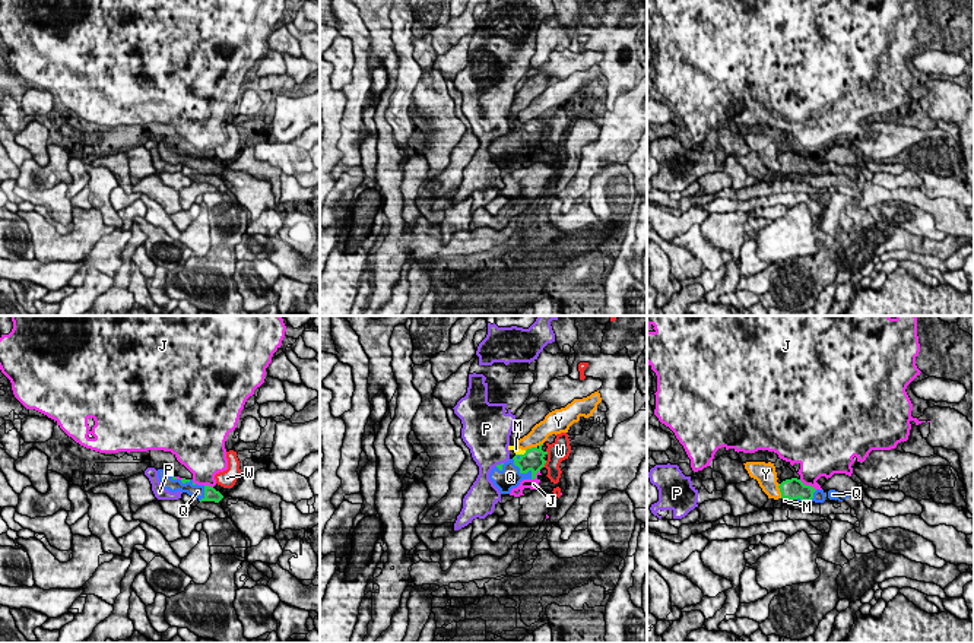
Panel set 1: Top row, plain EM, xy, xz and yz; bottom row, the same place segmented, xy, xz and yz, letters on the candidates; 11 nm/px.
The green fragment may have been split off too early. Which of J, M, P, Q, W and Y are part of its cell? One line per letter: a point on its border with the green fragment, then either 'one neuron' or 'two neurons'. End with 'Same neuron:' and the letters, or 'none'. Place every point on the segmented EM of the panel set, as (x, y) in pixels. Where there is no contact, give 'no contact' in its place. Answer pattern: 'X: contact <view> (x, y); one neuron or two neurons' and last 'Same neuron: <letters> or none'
J: contact yz (808, 485); two neurons
M: contact xz (520, 455); one neuron
P: contact xz (498, 465); two neurons
Q: contact xz (522, 472); one neuron
W: contact xz (545, 462); two neurons
Y: contact yz (780, 491); two neurons
Same neuron: M, Q

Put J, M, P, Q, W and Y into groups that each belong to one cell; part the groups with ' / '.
J / M Q / P / W / Y

